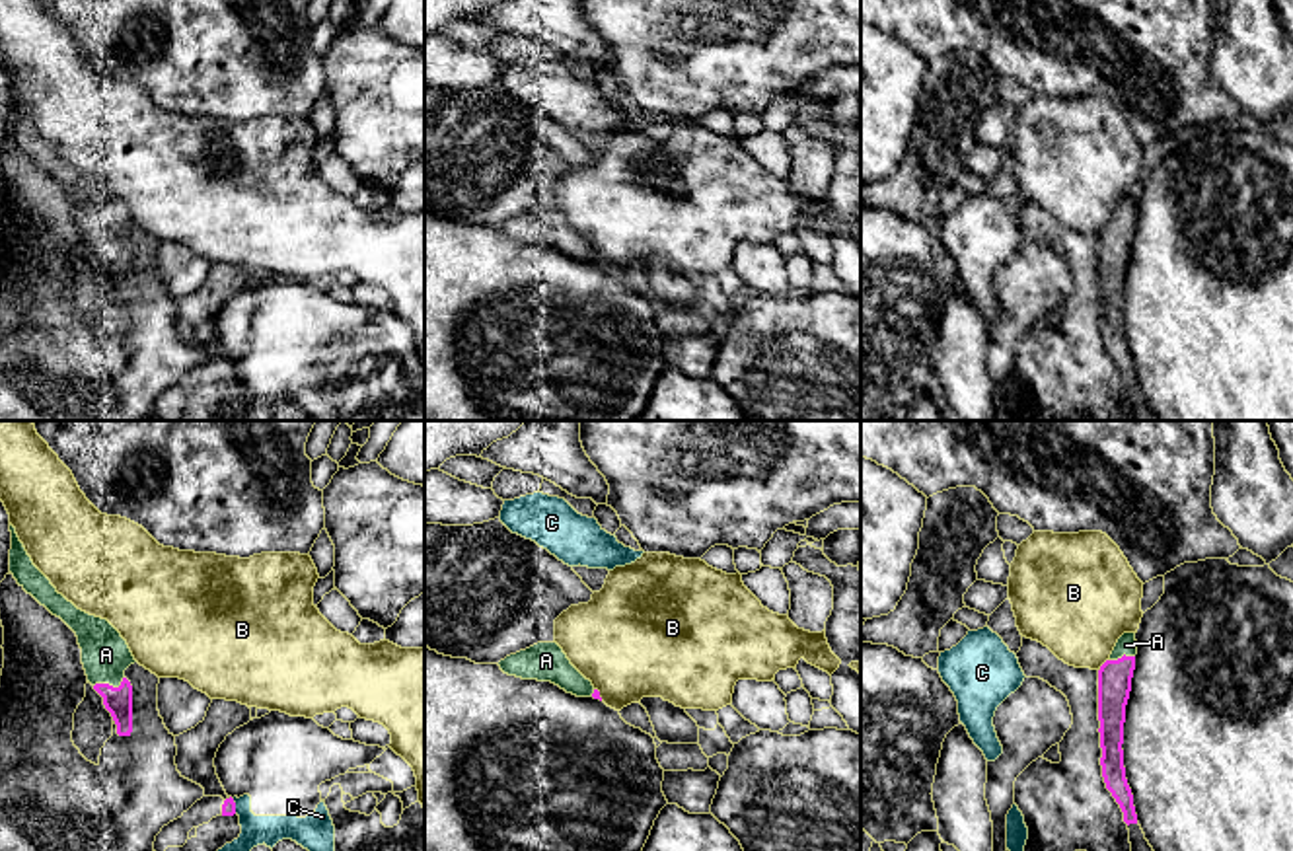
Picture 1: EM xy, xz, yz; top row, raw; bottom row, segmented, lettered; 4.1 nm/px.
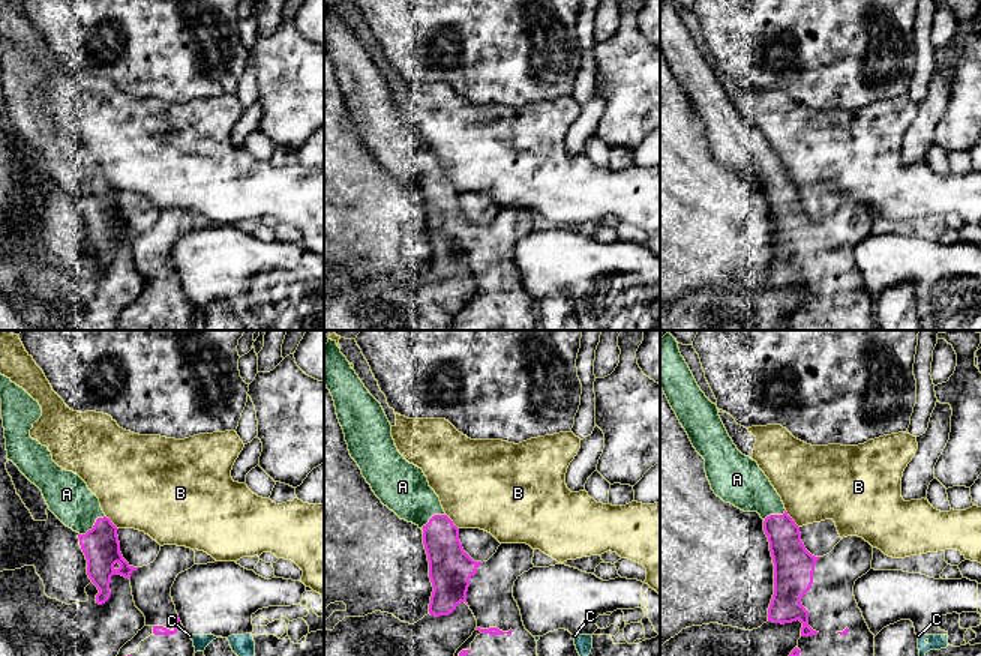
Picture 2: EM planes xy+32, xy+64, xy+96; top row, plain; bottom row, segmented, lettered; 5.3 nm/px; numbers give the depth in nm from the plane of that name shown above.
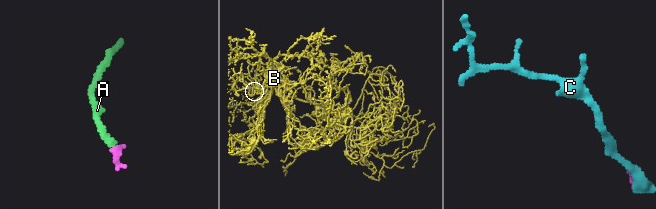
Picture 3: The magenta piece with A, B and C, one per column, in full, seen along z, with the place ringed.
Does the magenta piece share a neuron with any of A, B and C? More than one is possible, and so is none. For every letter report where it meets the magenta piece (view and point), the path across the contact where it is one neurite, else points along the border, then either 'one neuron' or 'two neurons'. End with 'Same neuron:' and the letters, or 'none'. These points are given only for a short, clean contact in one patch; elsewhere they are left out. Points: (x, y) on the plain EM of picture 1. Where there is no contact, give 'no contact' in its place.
A: xy (110, 250) | one neuron
B: yz (1103, 228) | along yz (1108, 222), (1099, 234) | two neurons
C: xy (234, 370) | along xy (232, 363), (236, 376) | two neurons
Same neuron: A

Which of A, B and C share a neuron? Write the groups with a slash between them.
A / B / C

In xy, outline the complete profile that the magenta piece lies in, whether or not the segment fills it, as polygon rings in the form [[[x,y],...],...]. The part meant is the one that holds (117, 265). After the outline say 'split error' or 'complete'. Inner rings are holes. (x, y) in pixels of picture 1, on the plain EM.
[[[12,88],[10,95],[10,136],[27,158],[76,197],[88,245],[103,261],[103,269],[117,288],[117,298],[130,300],[132,249],[125,241],[125,234],[136,224],[127,204],[107,183],[78,173],[58,158],[51,144],[33,129]]]; split error

